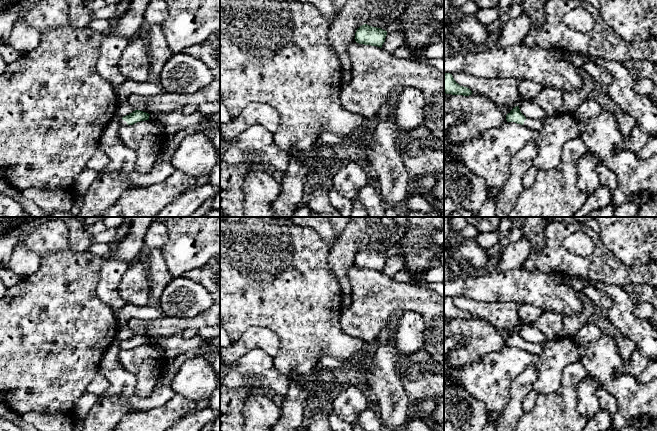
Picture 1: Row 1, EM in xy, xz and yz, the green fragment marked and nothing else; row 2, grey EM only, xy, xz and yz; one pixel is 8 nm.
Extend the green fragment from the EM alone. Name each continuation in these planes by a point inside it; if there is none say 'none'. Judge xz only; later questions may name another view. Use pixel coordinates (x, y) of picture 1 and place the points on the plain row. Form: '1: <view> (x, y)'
none

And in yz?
1: yz (533, 348)

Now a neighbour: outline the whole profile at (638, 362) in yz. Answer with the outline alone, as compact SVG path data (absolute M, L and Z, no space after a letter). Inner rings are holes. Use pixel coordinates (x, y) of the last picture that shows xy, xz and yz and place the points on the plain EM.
M635 350L627 363L622 362L617 374L629 374L634 378L643 372L643 370L649 365L650 359L641 354L639 350Z

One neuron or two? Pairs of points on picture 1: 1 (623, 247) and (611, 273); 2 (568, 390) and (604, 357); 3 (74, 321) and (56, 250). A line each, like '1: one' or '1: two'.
1: two
2: two
3: one

